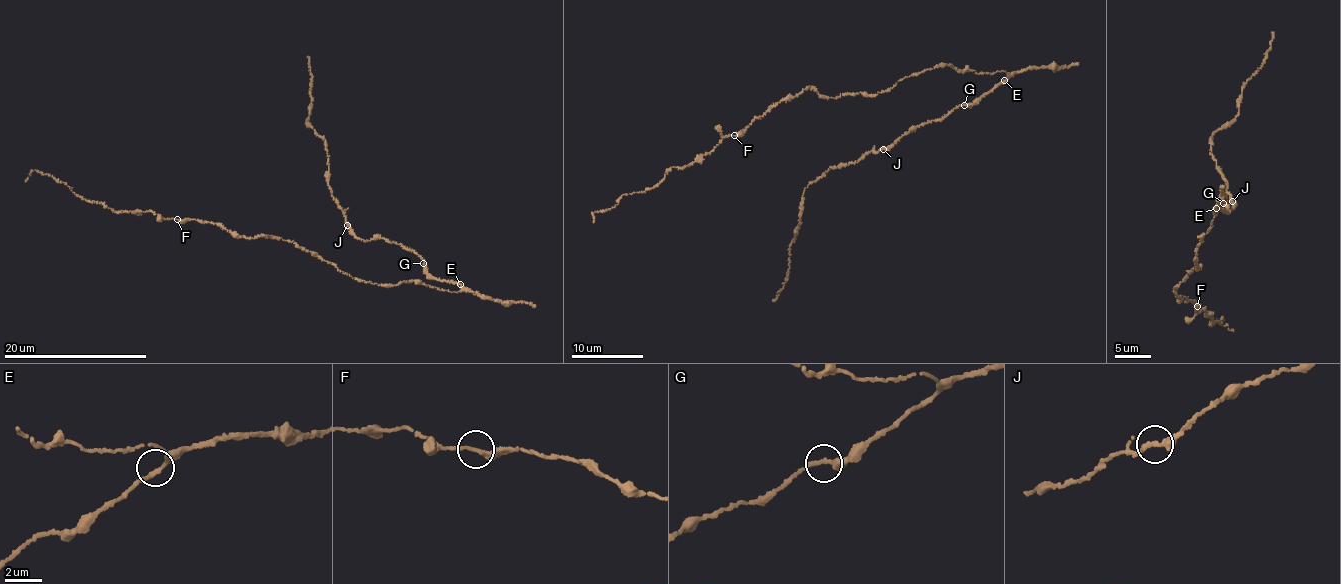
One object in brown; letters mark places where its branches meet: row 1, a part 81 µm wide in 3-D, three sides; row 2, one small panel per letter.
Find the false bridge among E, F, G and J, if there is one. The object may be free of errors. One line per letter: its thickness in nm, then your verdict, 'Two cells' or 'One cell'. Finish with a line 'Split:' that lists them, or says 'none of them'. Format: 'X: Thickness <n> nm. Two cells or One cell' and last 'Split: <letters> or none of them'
E: Thickness 280 nm. One cell
F: Thickness 280 nm. One cell
G: Thickness 280 nm. One cell
J: Thickness 300 nm. One cell
Split: none of them

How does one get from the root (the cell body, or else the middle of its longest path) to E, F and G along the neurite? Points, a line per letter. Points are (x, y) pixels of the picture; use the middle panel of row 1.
E: (965, 72), (993, 74), (1002, 70), (1008, 77), (1004, 80)
F: (965, 72), (936, 65), (873, 94), (847, 92), (829, 98), (807, 88), (794, 97), (787, 97), (734, 135)
G: (965, 72), (993, 74), (1002, 70), (1008, 77), (971, 105), (964, 105)

